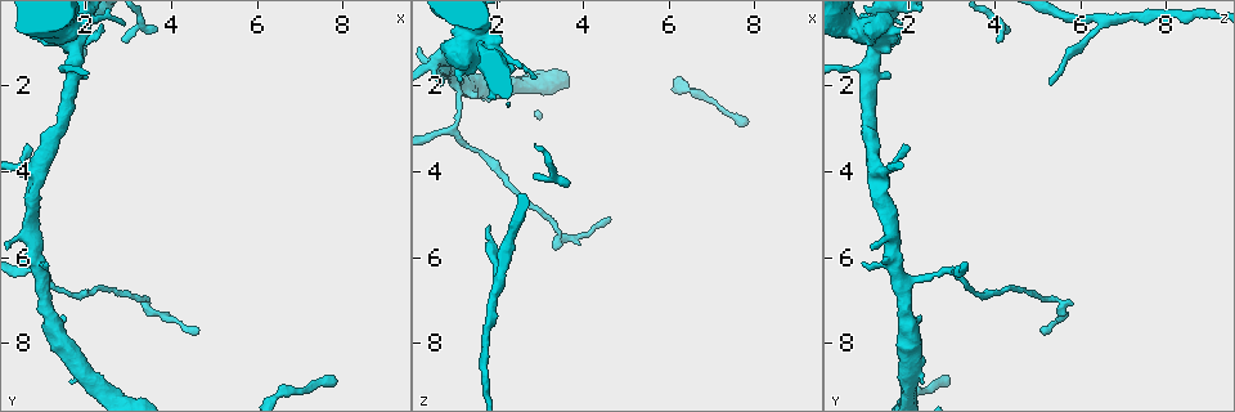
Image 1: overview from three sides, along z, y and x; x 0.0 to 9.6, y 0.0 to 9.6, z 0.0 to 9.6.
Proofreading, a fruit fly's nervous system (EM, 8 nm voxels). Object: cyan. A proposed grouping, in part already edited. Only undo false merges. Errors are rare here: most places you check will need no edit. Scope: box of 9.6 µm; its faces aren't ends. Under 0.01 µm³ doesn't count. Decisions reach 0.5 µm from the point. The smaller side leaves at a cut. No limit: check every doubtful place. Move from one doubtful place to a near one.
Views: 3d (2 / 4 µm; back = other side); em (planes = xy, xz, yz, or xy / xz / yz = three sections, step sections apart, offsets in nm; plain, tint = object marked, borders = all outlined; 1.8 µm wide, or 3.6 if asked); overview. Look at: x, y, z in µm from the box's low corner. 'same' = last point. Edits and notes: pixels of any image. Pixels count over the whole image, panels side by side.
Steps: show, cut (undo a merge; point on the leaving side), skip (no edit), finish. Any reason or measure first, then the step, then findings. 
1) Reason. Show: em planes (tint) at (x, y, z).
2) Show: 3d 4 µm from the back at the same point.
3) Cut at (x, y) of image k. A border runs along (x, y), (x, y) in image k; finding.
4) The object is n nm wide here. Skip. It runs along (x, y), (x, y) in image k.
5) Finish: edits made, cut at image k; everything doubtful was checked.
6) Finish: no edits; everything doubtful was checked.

Sudden change in width. Show: em yz step 8 (tint) at (2.10, 0.95, 1.65).

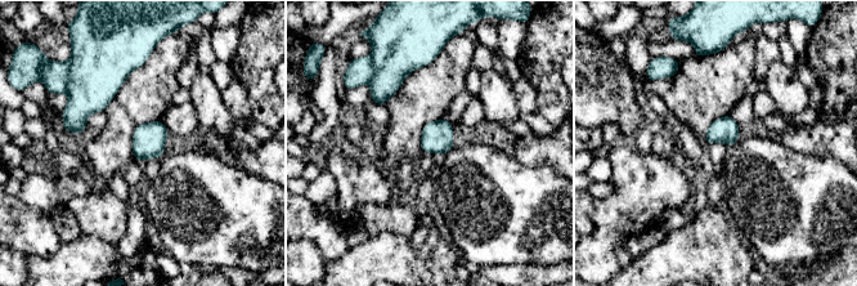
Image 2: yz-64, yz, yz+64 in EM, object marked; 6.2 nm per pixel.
Show: em planes (borders) at the same point.

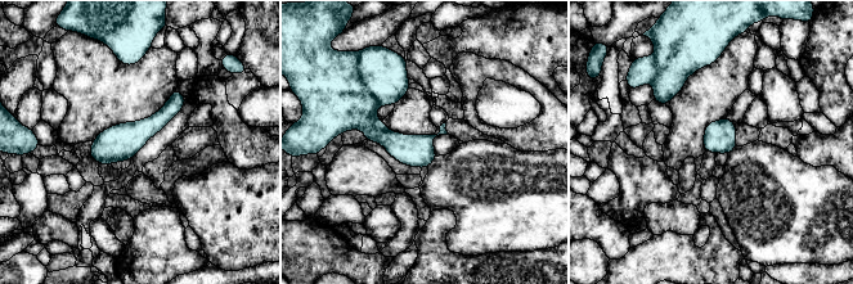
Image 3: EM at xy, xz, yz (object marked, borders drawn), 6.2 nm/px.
Cut at (335, 99) of image 3. A border runs along (362, 81), (380, 104) in image 3; a second neuron is stuck on.

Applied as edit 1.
Show: overview.

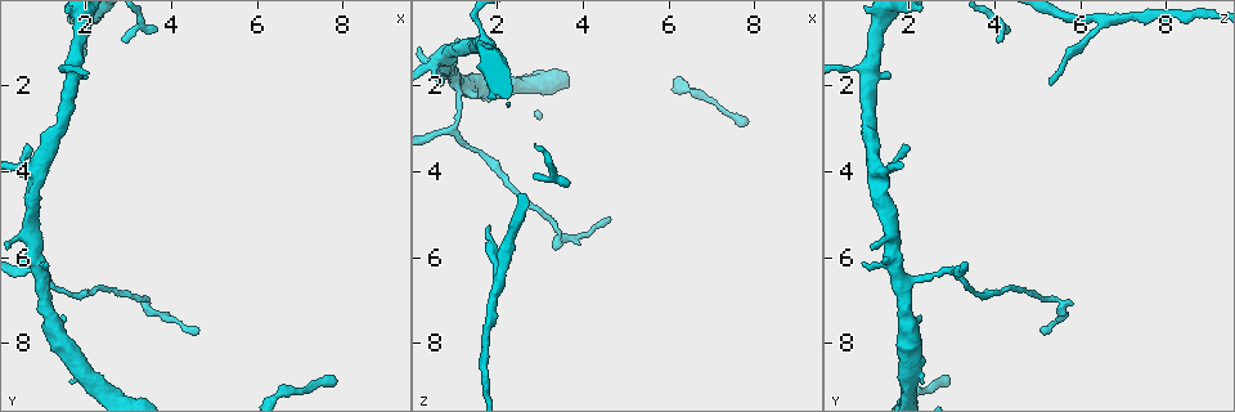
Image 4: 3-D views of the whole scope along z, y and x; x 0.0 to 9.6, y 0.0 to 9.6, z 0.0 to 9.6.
Calibre changes. Show: em planes (tint) at (0.85, 4.00, 1.30).

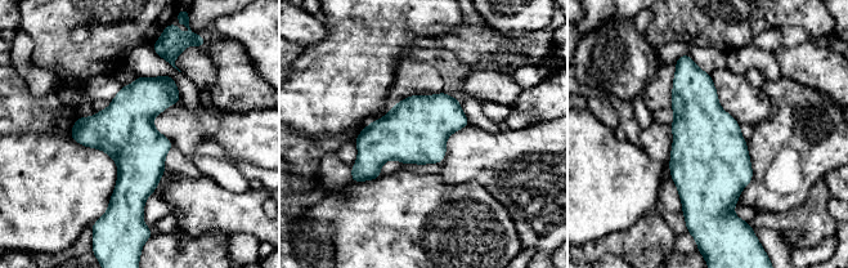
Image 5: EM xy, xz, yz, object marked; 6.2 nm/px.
Skip. All the same neuron.

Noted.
Abrupt turn. Show: 3d 4 µm at (3.50, 7.20, 5.60).

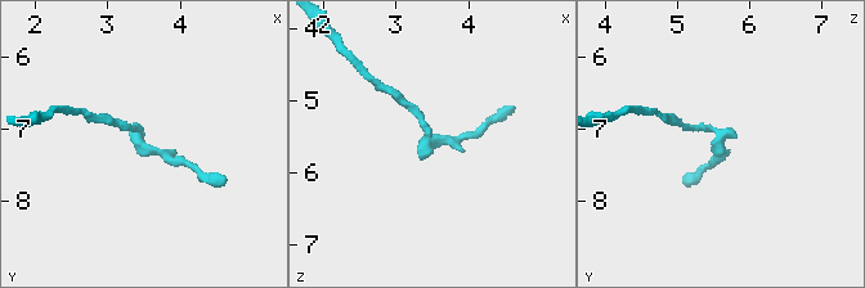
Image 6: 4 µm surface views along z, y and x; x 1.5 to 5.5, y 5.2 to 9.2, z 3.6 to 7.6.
Need the tissue. Show: em planes (tint) at (3.50, 7.25, 5.55).

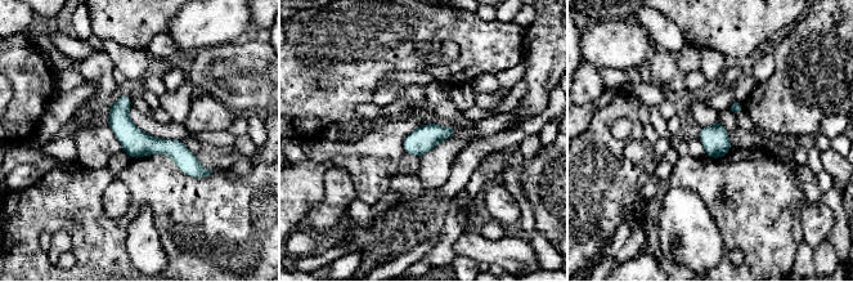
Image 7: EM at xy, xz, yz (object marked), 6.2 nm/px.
The object is 160 nm wide here. Skip. It runs along (113, 108), (203, 173) in image 7; one neuron here.

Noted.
Finish: edits made, cut at image 3; everything doubtful was checked.

